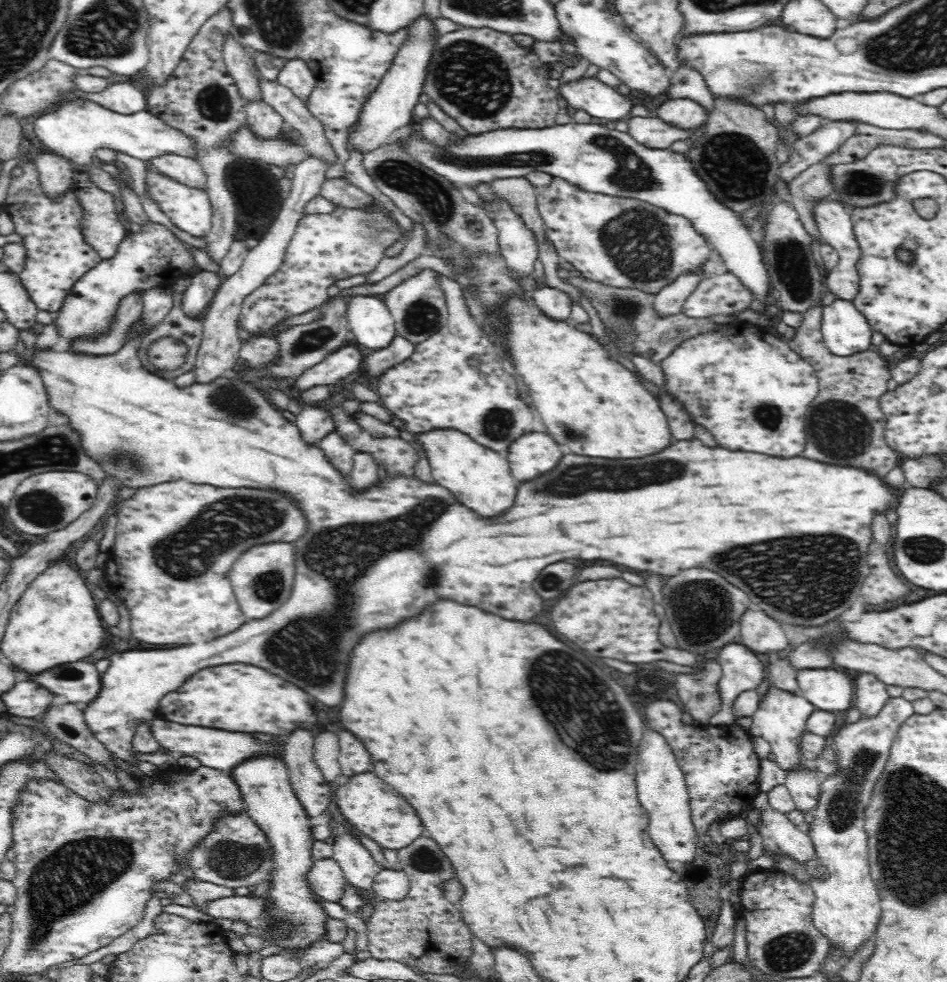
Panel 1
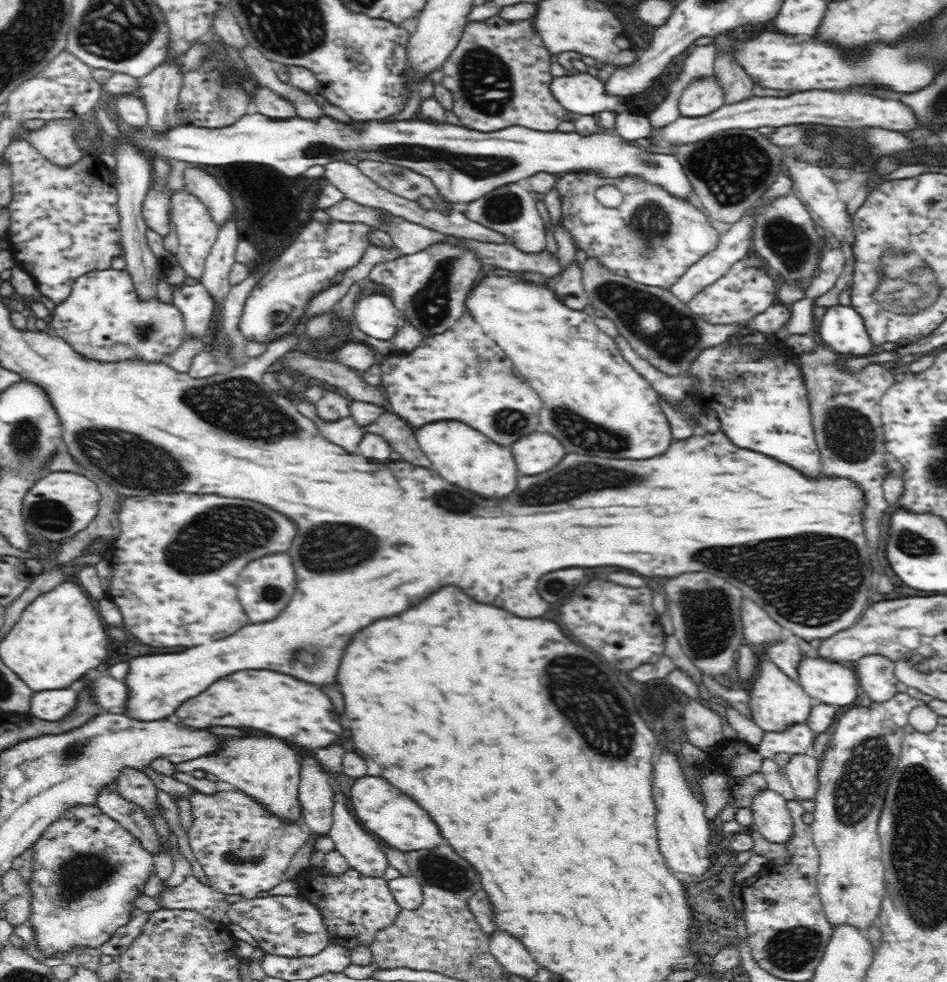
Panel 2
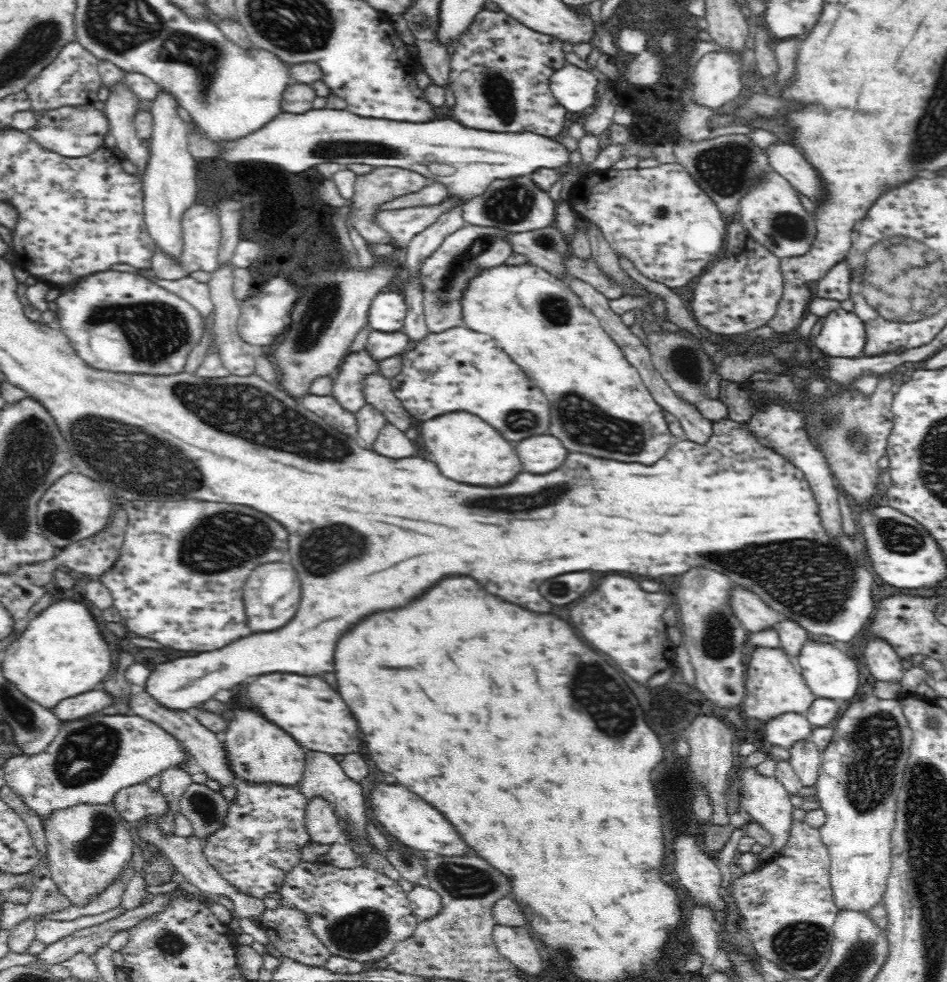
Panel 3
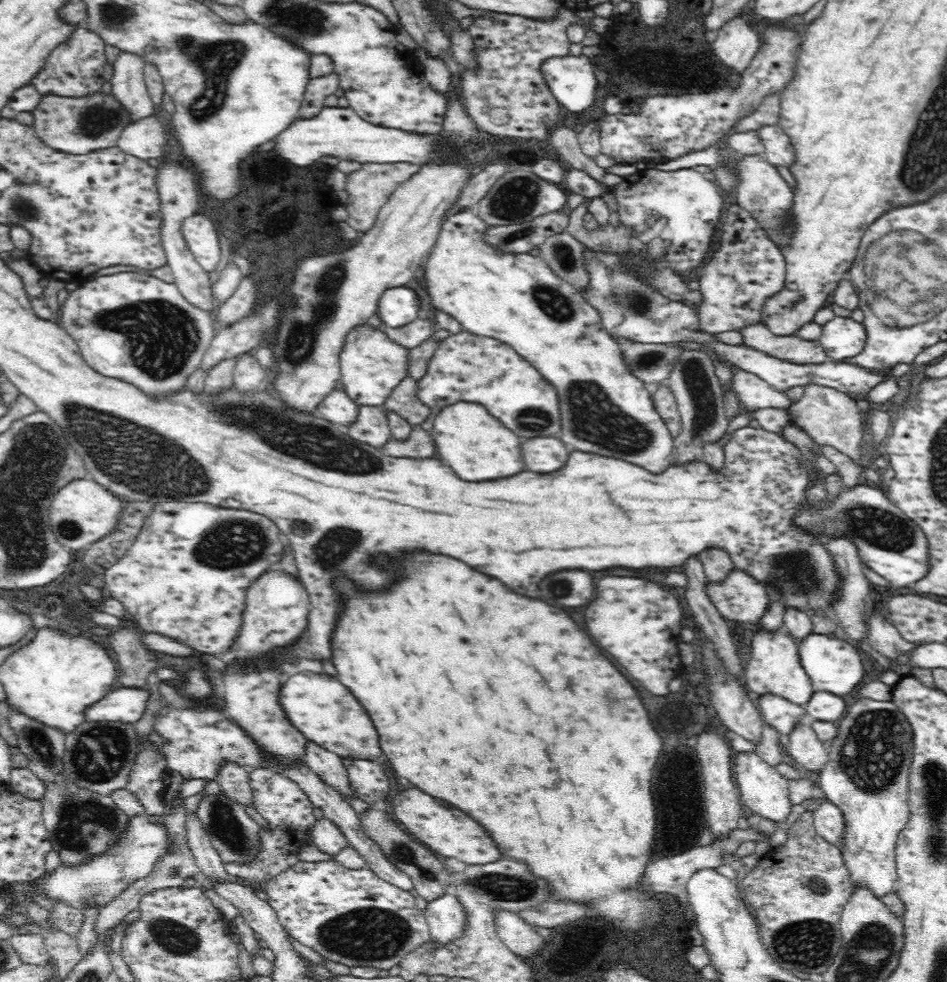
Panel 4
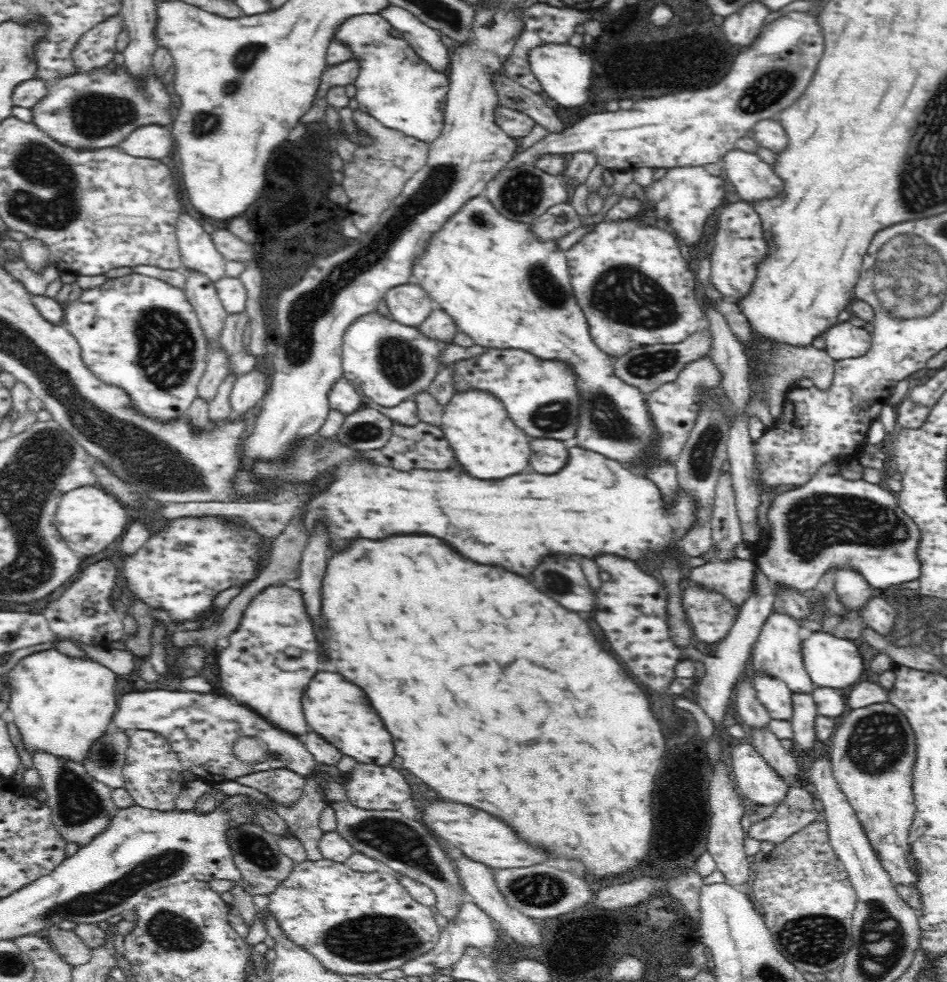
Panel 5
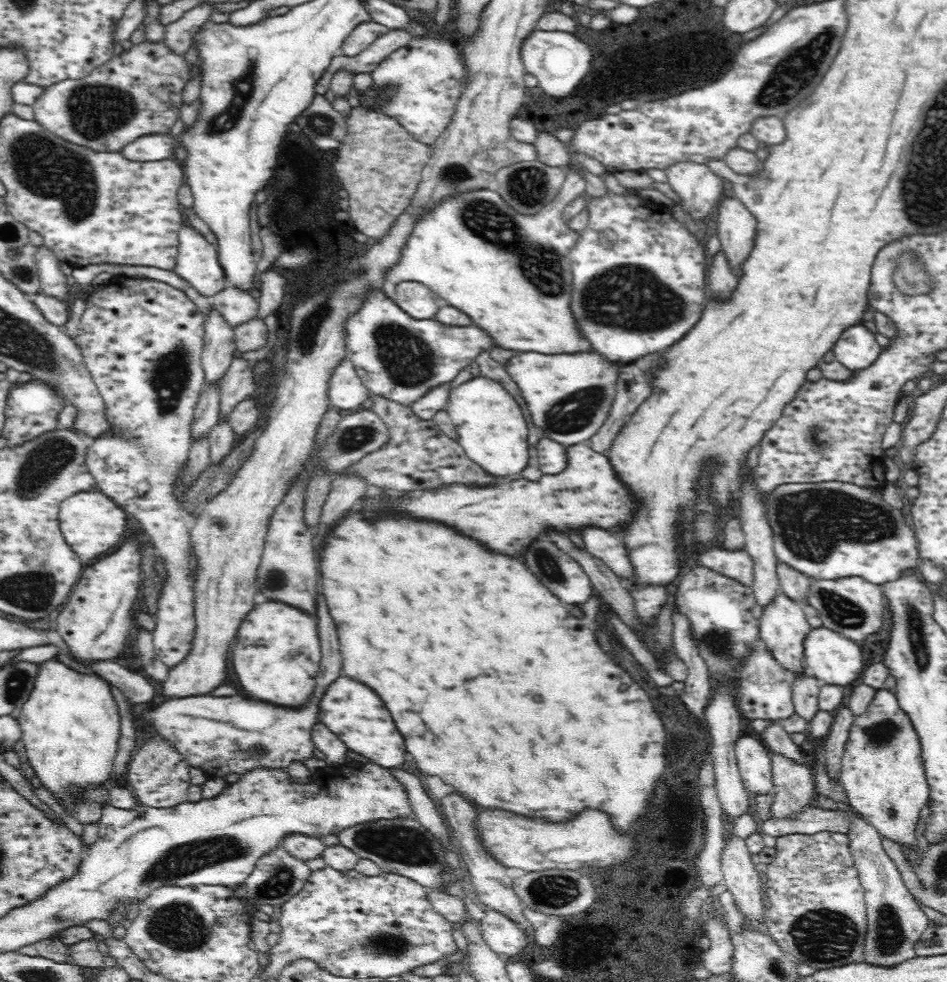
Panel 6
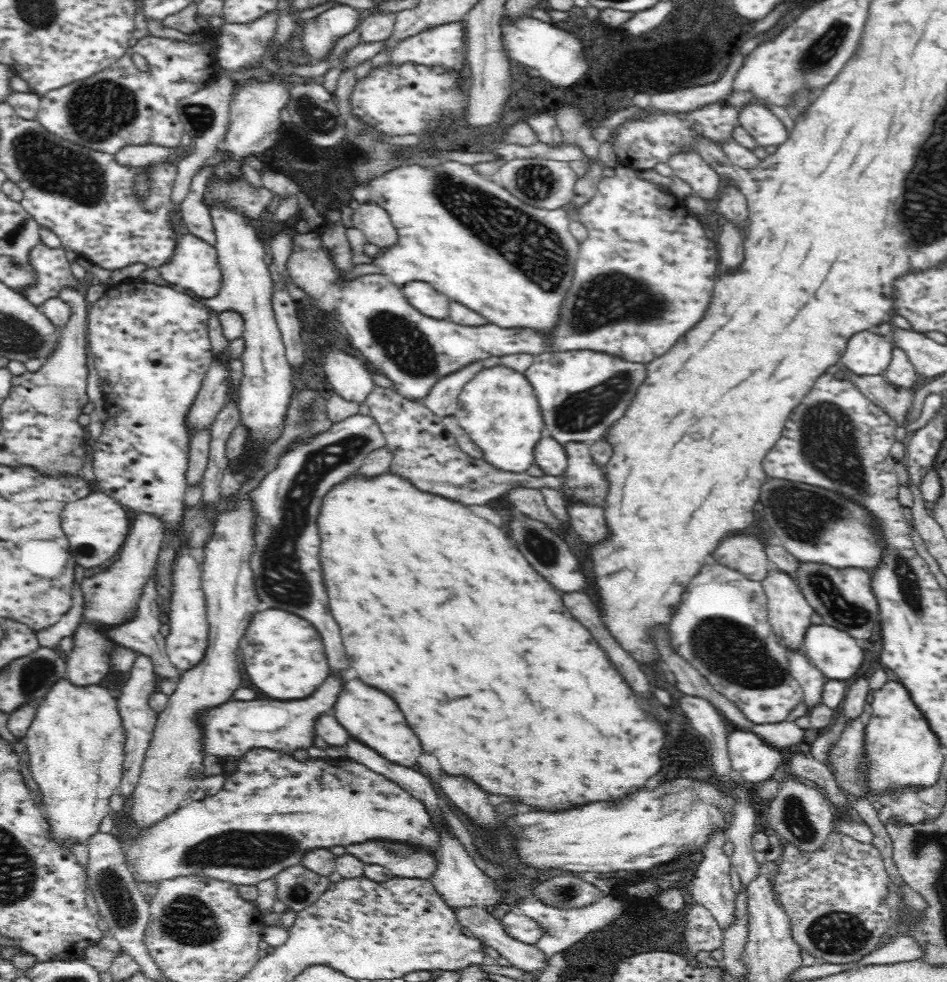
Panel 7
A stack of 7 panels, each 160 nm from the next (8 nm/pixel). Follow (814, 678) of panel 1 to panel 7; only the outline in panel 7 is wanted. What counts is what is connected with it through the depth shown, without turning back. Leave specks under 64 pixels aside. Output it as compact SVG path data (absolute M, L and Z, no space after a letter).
M821 623L807 628L802 649L827 679L843 681L862 666L863 650L858 644L847 632Z

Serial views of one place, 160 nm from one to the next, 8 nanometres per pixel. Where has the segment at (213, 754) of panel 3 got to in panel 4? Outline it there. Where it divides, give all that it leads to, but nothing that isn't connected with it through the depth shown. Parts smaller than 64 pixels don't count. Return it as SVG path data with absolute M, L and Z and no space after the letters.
M226 763L223 767L216 780L223 792L245 808L255 808L253 790L249 784L249 770L236 763Z

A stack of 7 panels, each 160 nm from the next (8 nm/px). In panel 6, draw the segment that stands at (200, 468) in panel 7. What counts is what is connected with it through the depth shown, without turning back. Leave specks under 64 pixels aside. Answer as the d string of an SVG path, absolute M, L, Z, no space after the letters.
M208 385L201 391L192 422L192 443L208 439L211 428L219 422L219 385Z

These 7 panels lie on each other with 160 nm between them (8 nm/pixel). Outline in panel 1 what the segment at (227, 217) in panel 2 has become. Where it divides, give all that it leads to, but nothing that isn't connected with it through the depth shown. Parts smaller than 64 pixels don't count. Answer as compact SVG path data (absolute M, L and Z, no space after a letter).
M167 154L153 158L148 164L174 180L207 192L207 176L196 159Z

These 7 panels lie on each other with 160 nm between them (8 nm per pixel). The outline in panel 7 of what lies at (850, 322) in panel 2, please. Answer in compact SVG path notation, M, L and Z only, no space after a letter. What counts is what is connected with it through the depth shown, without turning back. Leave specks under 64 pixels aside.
M872 330L857 332L848 341L840 361L854 375L882 378L892 362L893 348L888 337Z

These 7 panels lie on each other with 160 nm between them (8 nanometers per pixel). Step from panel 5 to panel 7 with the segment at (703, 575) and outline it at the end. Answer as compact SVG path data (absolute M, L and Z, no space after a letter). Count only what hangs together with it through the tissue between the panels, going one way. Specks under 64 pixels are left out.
M753 534L726 537L716 547L711 560L756 581L763 581L772 566L761 539Z

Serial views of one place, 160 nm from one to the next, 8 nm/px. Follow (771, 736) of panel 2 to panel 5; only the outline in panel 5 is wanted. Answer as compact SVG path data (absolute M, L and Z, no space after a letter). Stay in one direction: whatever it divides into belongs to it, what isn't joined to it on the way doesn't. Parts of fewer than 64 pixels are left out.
M752 674L752 685L756 689L758 701L764 705L773 720L791 721L793 716L792 691L780 679L773 679L766 674Z

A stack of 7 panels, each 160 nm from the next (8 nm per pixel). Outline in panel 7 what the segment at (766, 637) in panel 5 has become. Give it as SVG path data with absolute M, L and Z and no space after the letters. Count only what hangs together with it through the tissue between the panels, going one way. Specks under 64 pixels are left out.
M773 565L768 570L767 577L761 581L767 596L767 618L777 634L777 638L786 650L803 648L804 635L811 625L810 618L815 610L809 605L807 598L799 590L799 585L792 575L778 570Z

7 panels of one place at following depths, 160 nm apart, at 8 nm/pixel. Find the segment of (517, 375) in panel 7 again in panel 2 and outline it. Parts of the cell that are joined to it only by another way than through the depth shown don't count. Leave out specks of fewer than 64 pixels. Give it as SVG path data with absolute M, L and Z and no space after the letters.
M442 420L438 423L424 424L414 429L417 443L425 452L432 466L444 480L468 488L486 498L504 498L514 492L518 480L518 468L512 460L510 448L496 444L488 436L480 436L474 428L458 420Z

